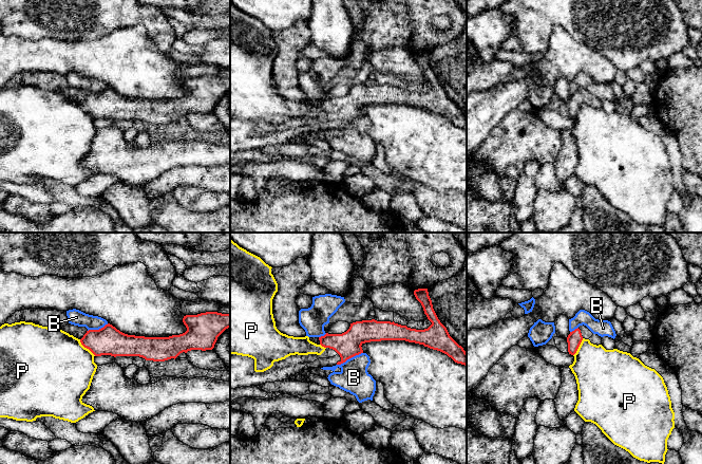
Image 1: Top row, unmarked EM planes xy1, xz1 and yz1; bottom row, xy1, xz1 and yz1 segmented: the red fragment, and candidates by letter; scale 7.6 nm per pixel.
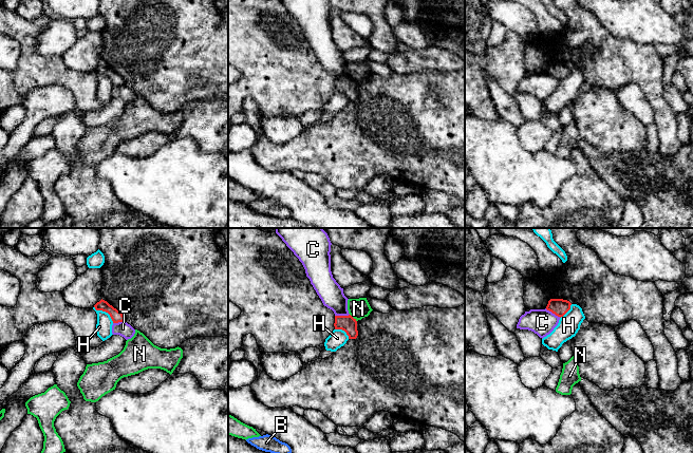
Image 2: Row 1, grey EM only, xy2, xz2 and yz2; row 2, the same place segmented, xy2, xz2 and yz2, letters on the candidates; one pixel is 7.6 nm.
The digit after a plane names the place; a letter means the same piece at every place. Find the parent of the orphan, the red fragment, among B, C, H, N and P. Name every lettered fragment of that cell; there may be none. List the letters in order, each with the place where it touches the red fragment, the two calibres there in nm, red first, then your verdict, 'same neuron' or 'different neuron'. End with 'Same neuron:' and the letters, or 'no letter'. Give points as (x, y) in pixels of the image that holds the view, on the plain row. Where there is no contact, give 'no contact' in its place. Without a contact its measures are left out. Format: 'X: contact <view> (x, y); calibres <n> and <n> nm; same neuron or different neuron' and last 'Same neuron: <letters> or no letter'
B: contact xz1 (349, 121); calibres 200 and 220 nm; different neuron
C: contact xz2 (341, 79); calibres 120 and 180 nm; different neuron
H: contact xy2 (105, 74); calibres 90 and 130 nm; different neuron
N: contact xz2 (353, 81); calibres 120 and 160 nm; different neuron
P: contact xy1 (87, 111); calibres 220 and 480 nm; different neuron
Same neuron: no letter

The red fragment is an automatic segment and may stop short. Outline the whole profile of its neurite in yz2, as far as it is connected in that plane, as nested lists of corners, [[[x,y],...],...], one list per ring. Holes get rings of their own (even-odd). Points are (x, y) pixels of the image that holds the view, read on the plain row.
[[[550,62],[546,73],[561,81],[570,73],[570,69],[572,67],[567,63]]]

